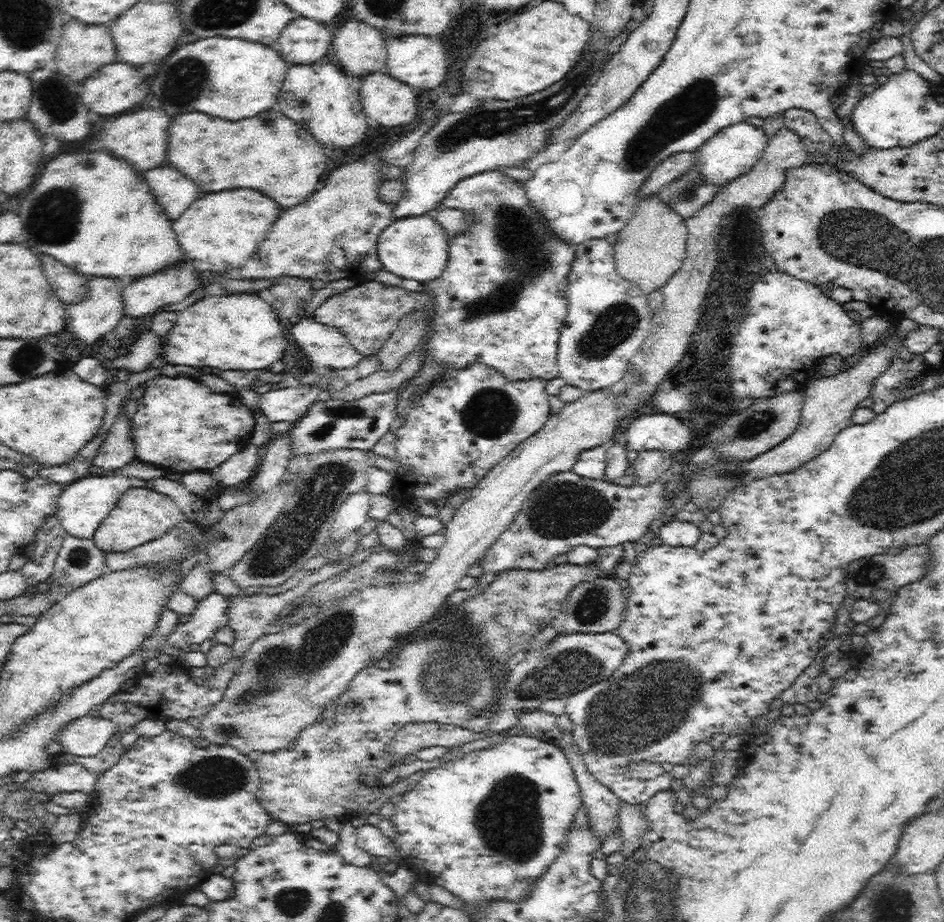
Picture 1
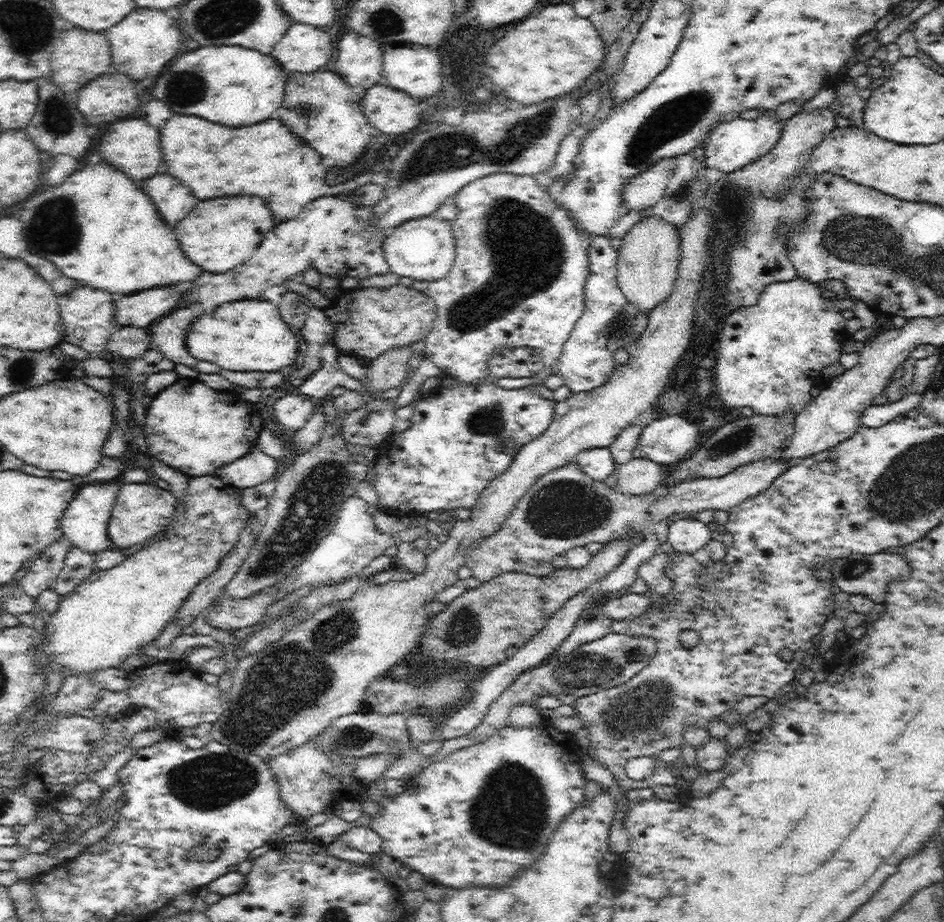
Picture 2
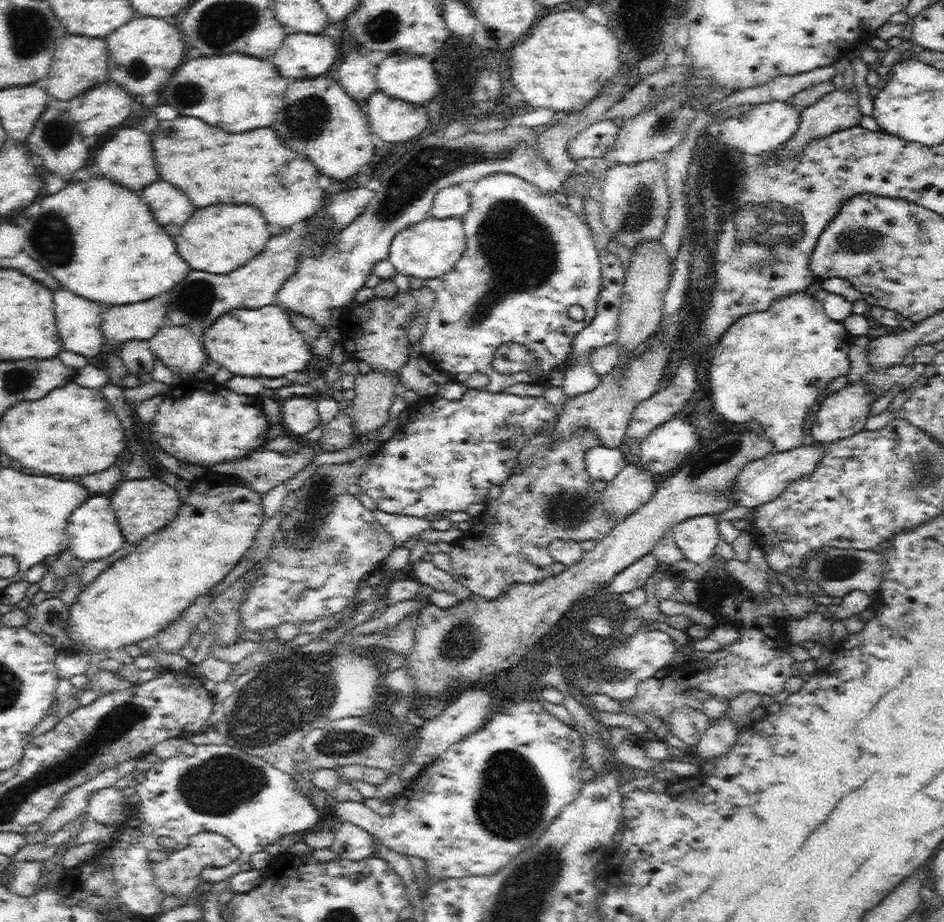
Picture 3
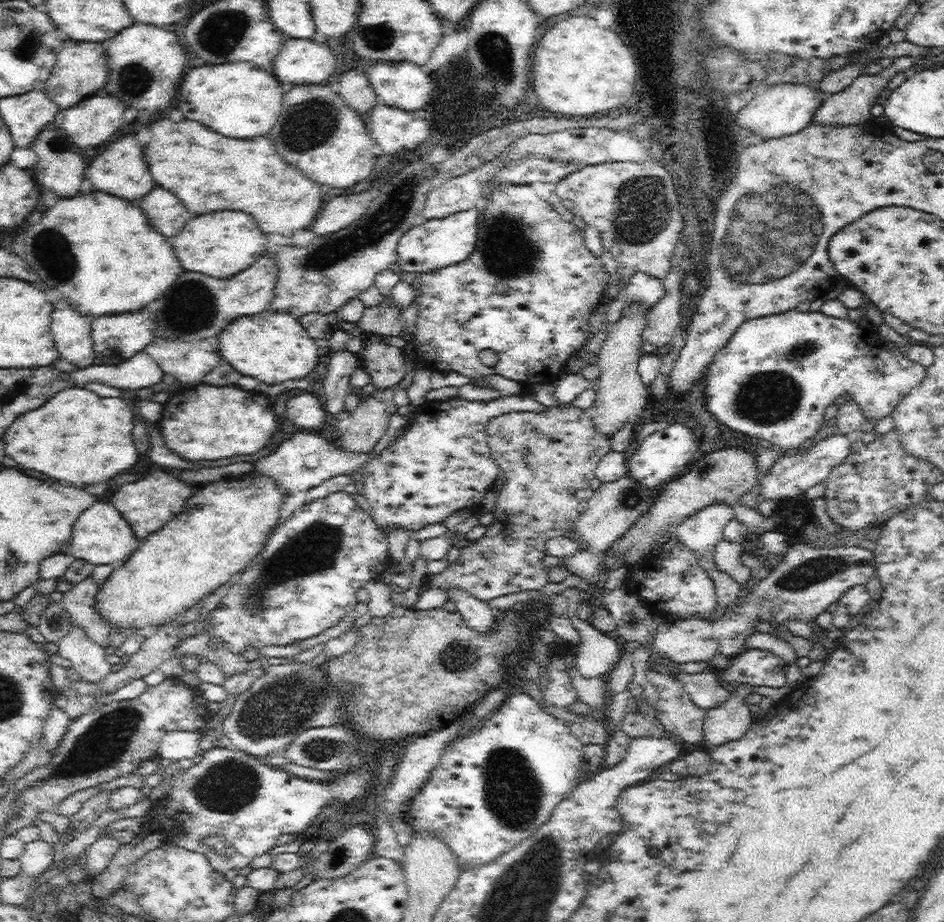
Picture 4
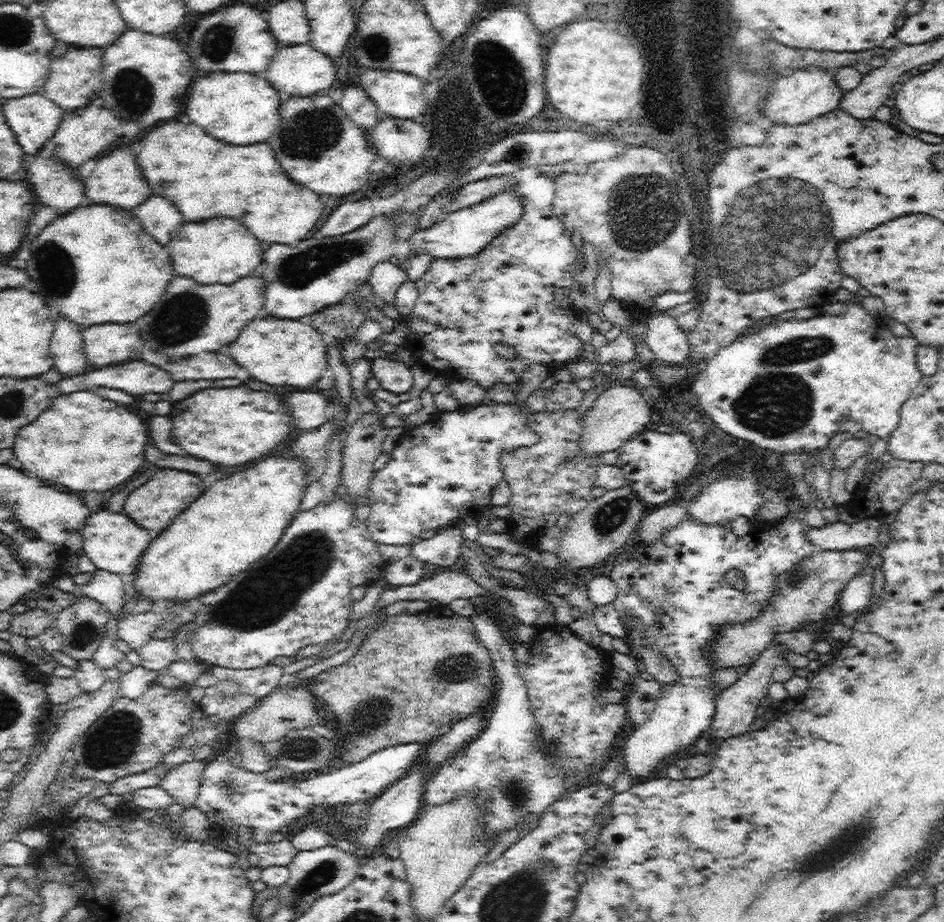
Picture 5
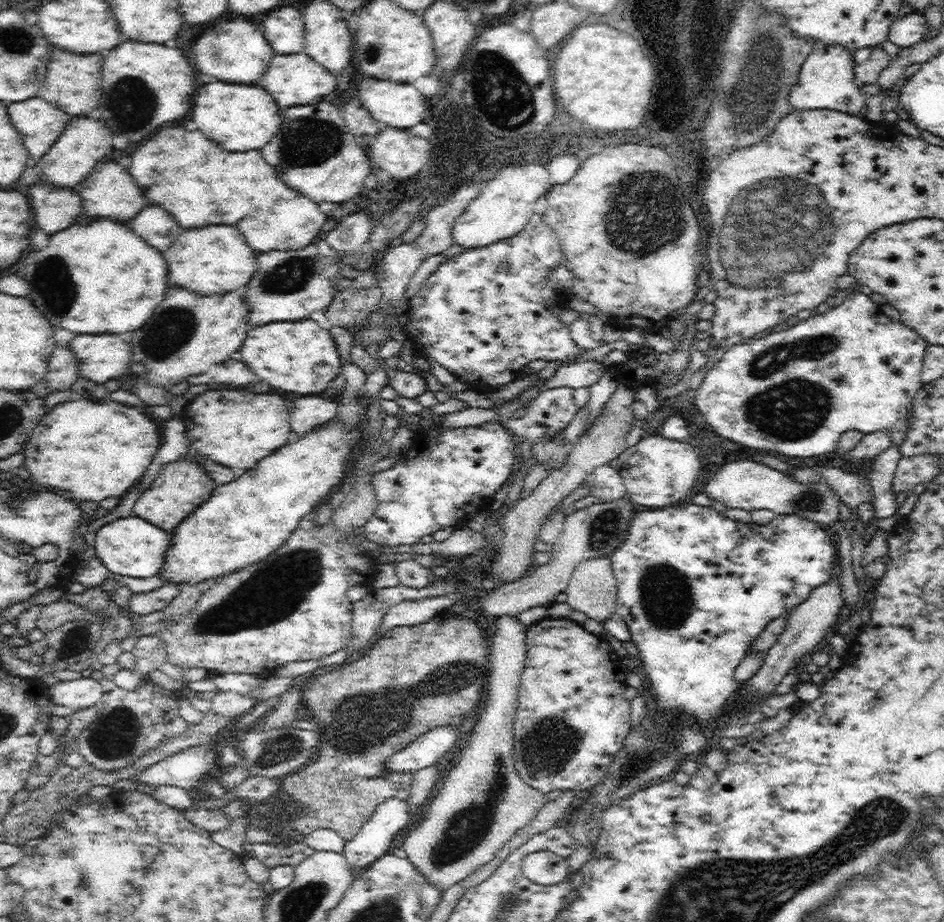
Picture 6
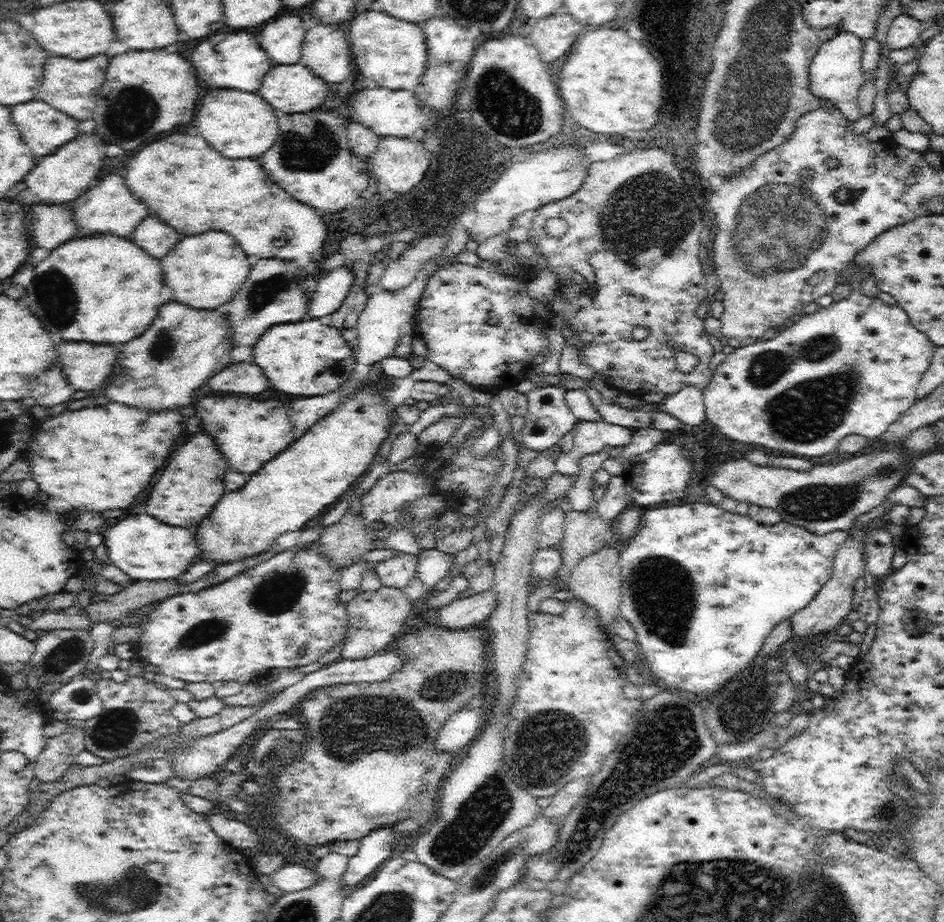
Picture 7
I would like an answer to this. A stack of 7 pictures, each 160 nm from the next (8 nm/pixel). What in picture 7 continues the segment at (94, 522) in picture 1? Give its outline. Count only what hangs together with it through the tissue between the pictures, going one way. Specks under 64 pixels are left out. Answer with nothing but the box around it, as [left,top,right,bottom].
[102,514,192,581]

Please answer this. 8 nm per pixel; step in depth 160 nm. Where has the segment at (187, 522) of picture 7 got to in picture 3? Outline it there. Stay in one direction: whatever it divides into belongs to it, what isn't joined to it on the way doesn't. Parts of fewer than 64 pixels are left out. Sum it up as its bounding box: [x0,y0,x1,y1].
[109,478,182,546]

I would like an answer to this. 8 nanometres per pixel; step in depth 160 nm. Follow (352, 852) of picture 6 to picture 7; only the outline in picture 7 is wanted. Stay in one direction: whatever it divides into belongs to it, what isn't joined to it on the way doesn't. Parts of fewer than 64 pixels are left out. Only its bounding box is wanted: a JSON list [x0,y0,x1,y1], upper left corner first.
[343,826,396,886]

